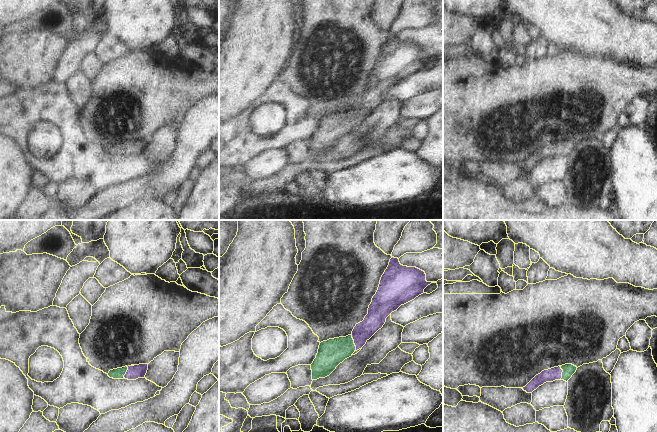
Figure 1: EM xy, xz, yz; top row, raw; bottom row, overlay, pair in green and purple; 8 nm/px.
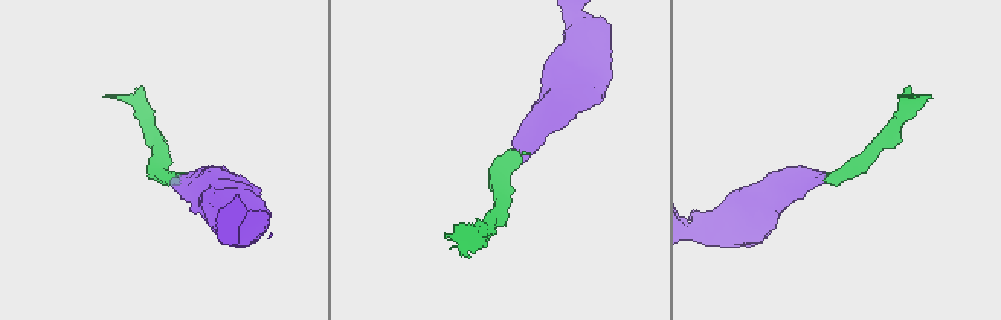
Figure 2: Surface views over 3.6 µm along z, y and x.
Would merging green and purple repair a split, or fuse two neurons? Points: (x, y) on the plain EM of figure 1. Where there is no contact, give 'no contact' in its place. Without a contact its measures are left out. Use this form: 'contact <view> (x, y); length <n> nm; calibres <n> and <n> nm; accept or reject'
contact xz (353, 118); length 140 nm; calibres 220 and 160 nm; accept

